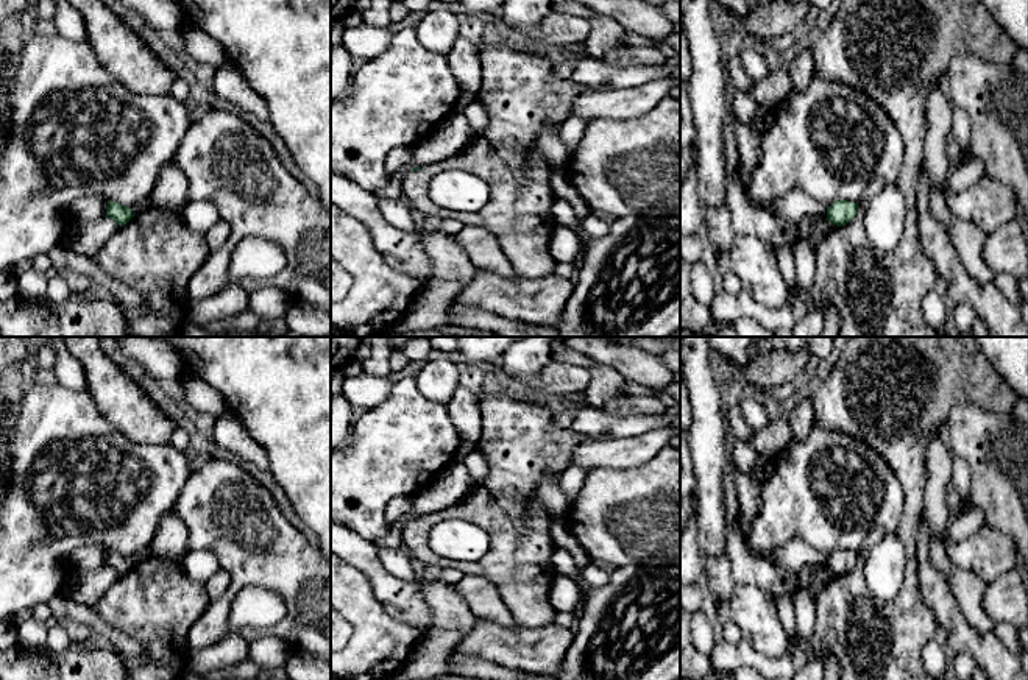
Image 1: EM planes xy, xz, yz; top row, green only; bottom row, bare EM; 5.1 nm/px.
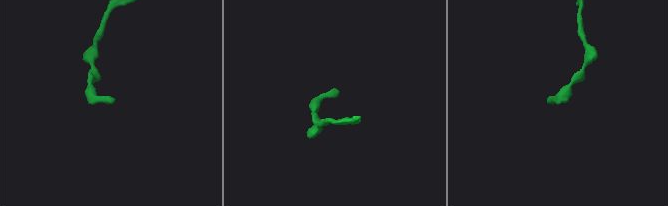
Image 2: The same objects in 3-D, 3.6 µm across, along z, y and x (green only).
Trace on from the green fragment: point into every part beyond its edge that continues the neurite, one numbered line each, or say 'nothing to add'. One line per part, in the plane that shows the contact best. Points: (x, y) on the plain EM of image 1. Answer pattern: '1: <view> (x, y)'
nothing to add

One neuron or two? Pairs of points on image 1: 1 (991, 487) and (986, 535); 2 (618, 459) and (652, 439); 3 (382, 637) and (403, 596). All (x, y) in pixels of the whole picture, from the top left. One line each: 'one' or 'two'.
1: two
2: one
3: two

